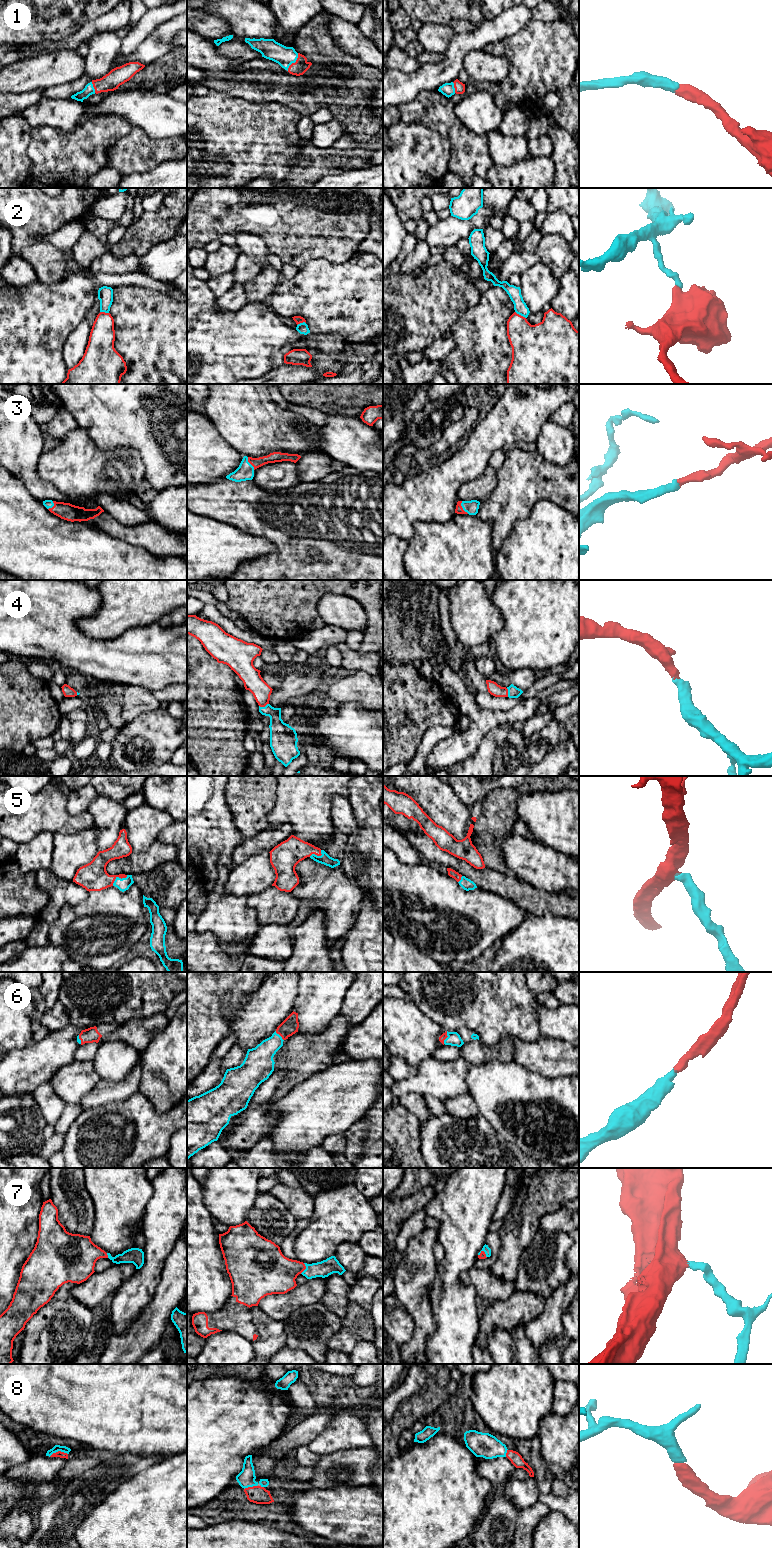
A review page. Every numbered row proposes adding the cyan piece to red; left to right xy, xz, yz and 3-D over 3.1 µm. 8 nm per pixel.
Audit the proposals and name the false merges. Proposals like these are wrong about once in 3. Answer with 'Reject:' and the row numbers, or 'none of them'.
Reject: 2

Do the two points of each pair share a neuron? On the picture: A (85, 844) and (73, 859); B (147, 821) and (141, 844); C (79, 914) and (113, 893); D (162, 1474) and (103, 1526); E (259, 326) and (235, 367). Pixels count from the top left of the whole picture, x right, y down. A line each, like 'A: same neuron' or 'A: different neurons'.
A: same neuron
B: same neuron
C: same neuron
D: same neuron
E: same neuron

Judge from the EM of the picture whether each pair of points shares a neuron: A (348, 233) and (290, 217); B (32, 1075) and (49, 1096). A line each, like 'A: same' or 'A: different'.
A: same
B: different

